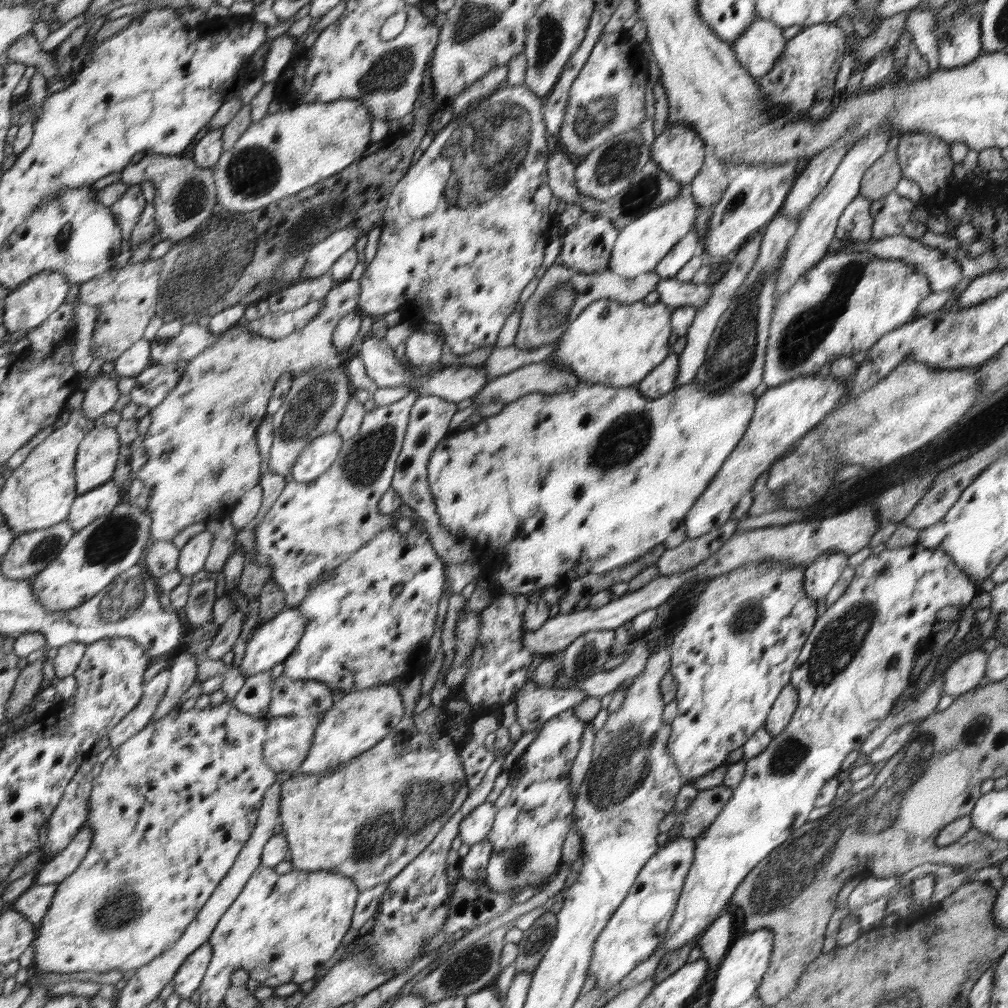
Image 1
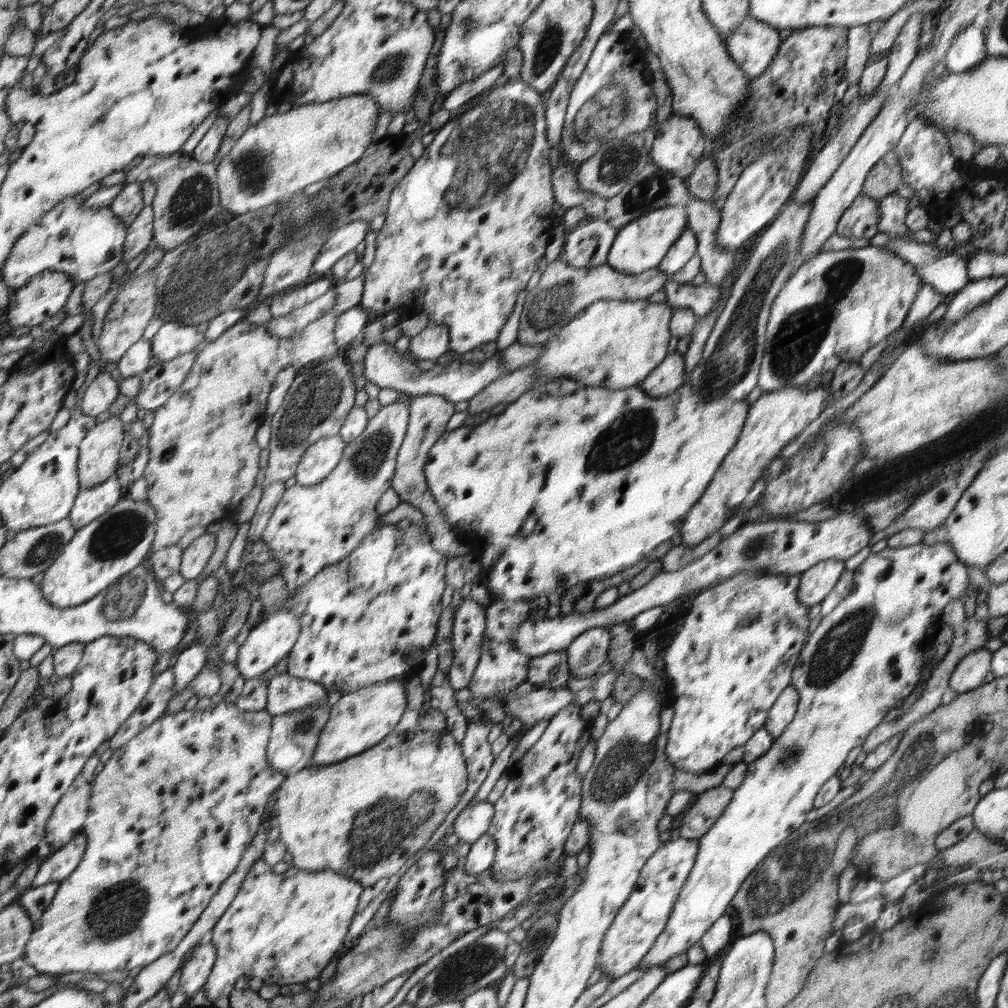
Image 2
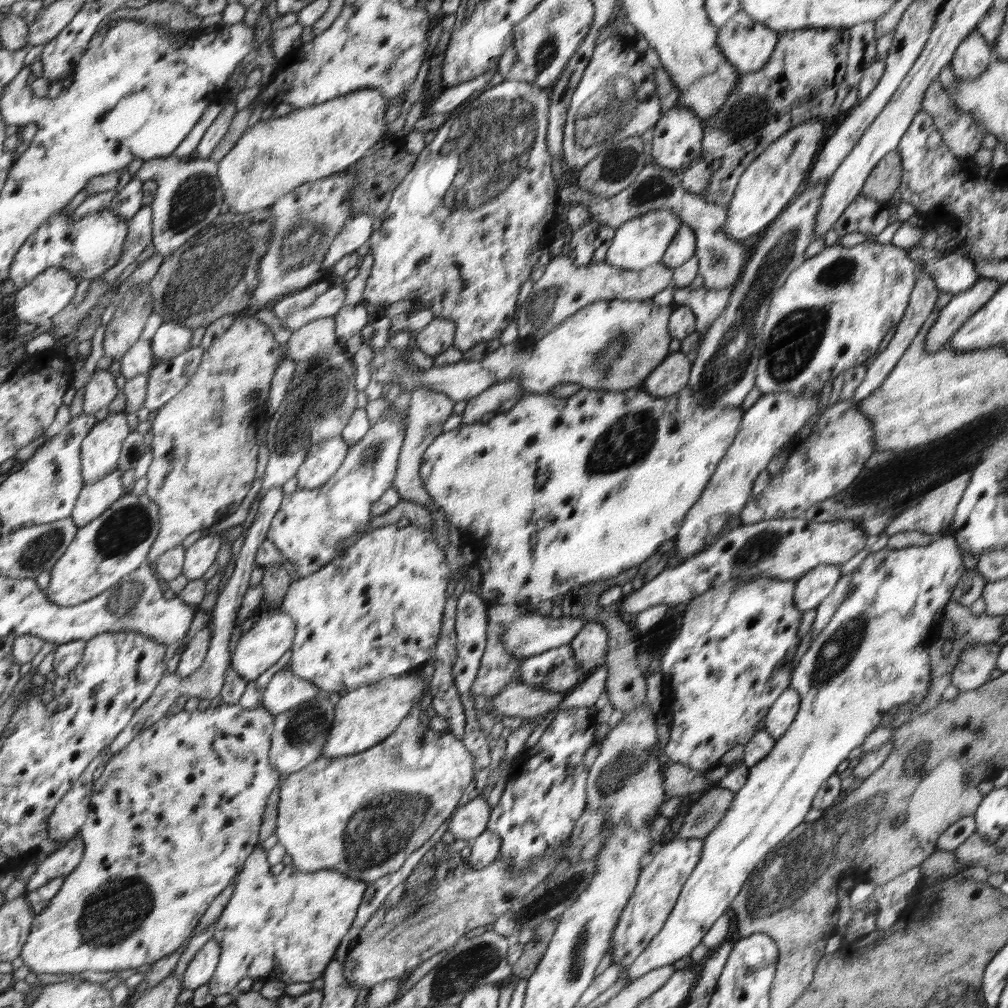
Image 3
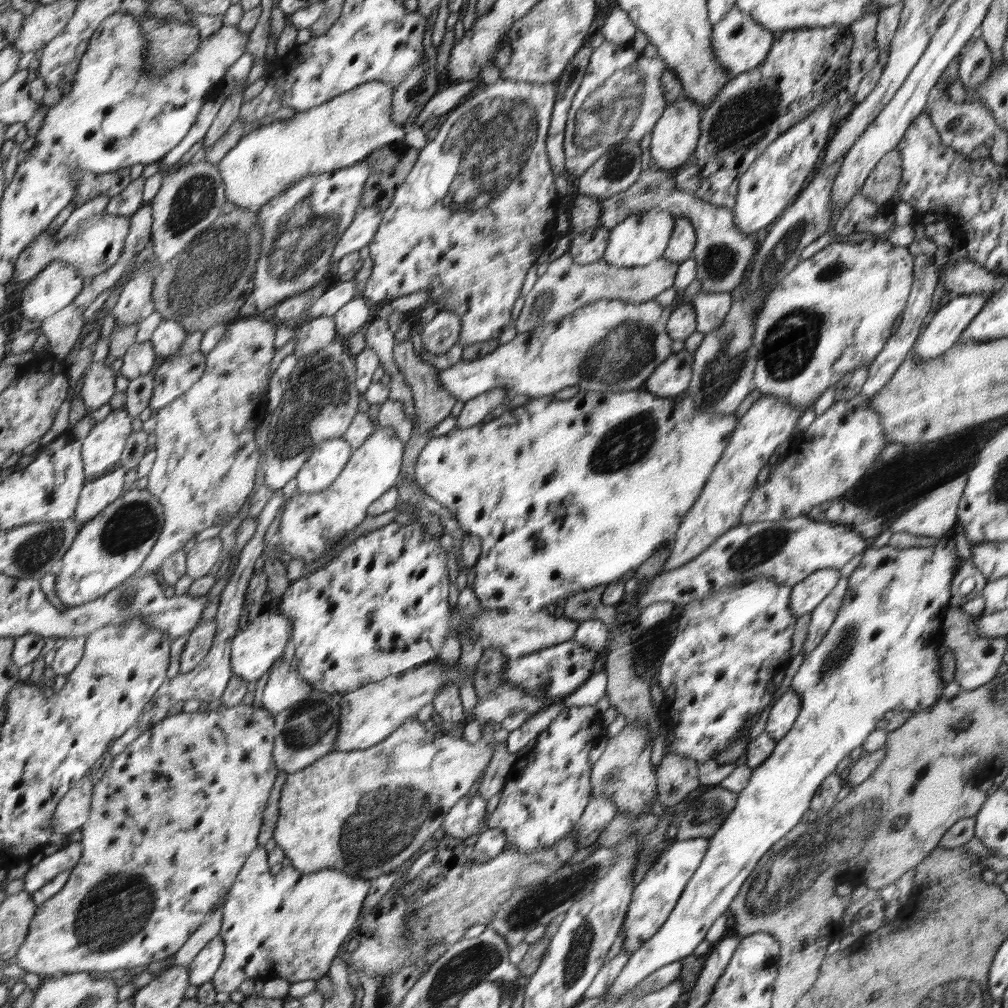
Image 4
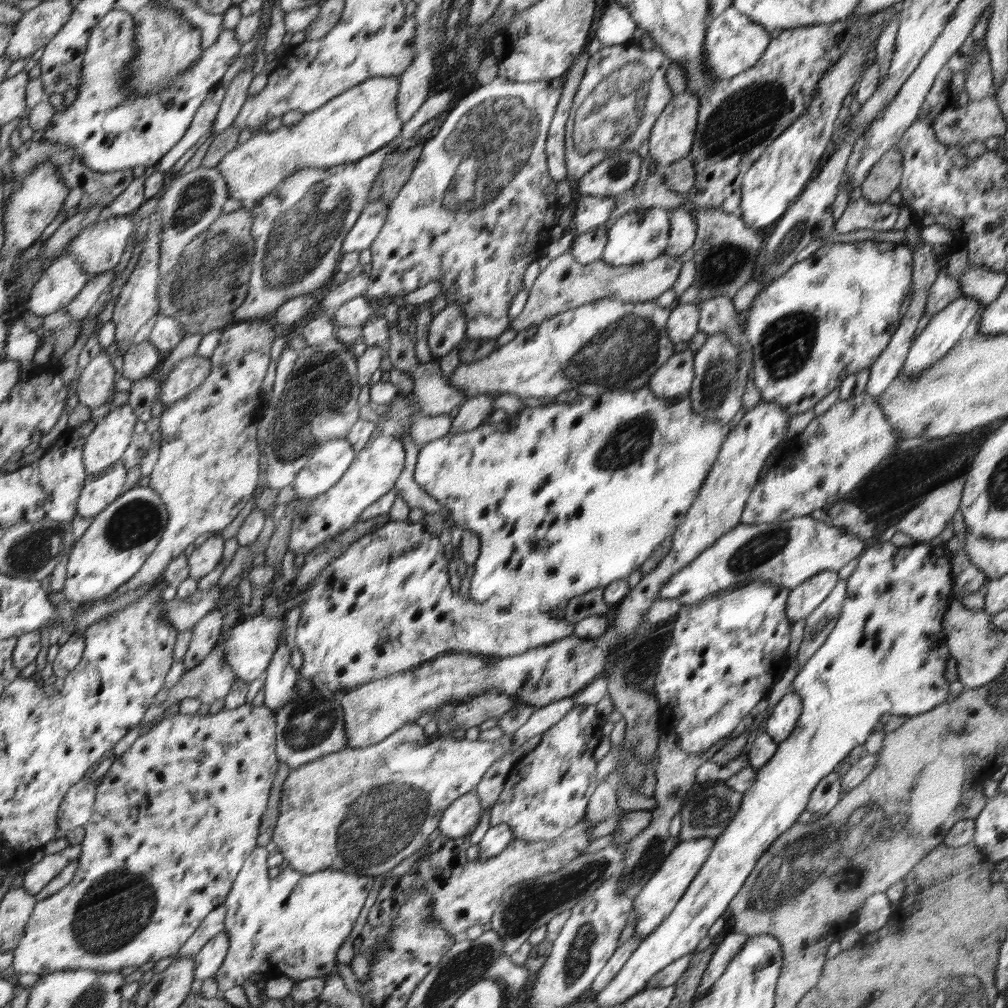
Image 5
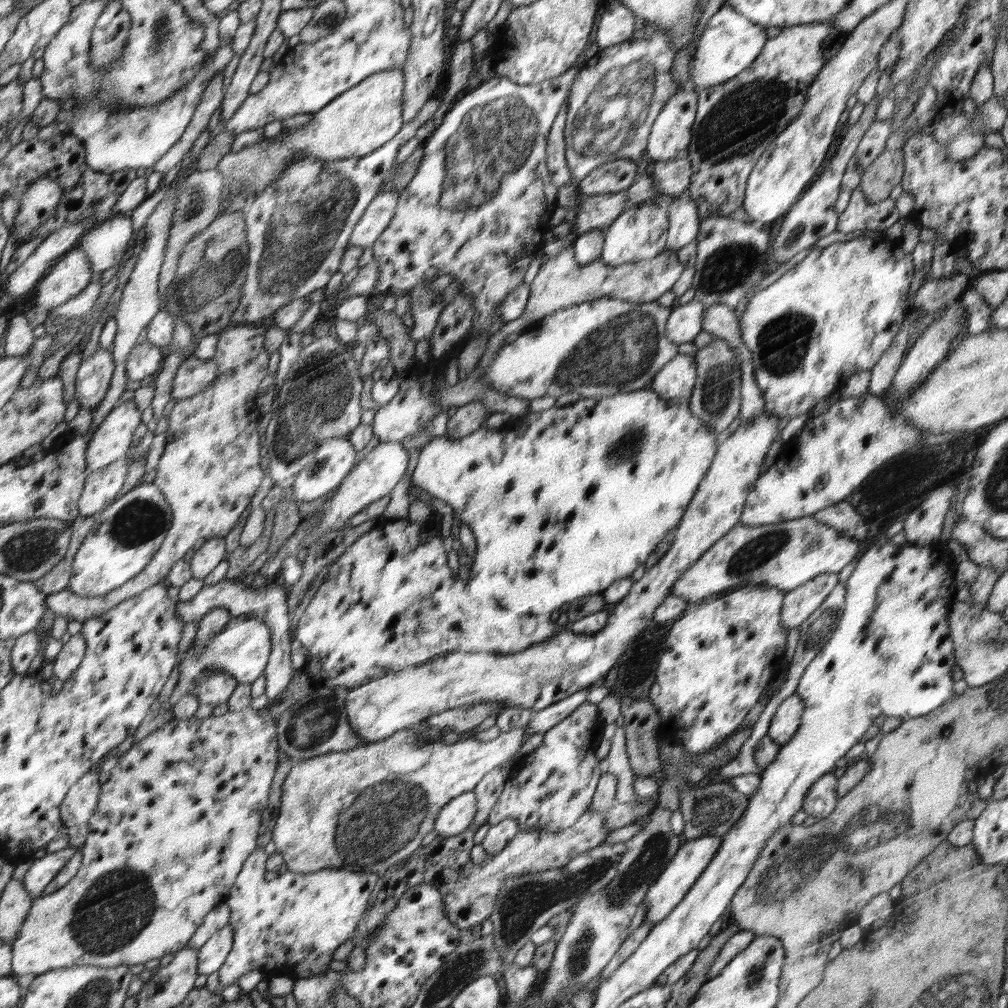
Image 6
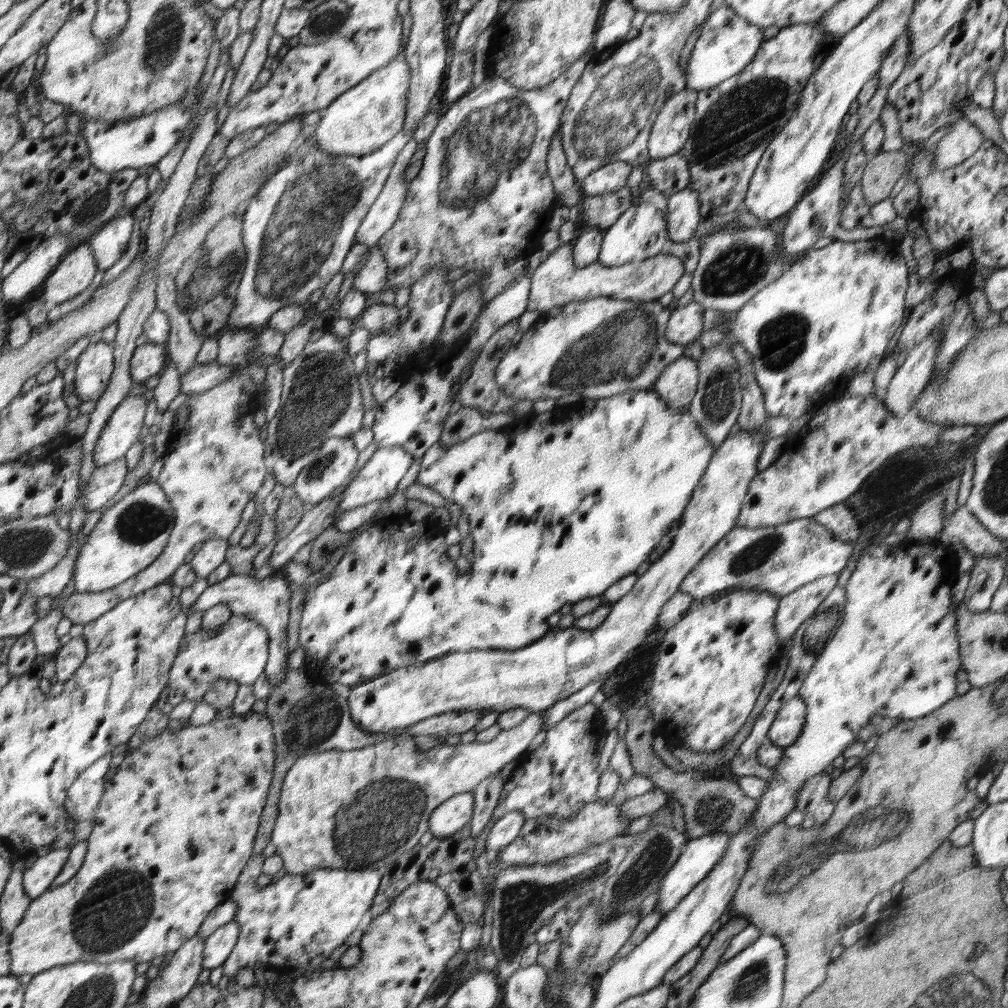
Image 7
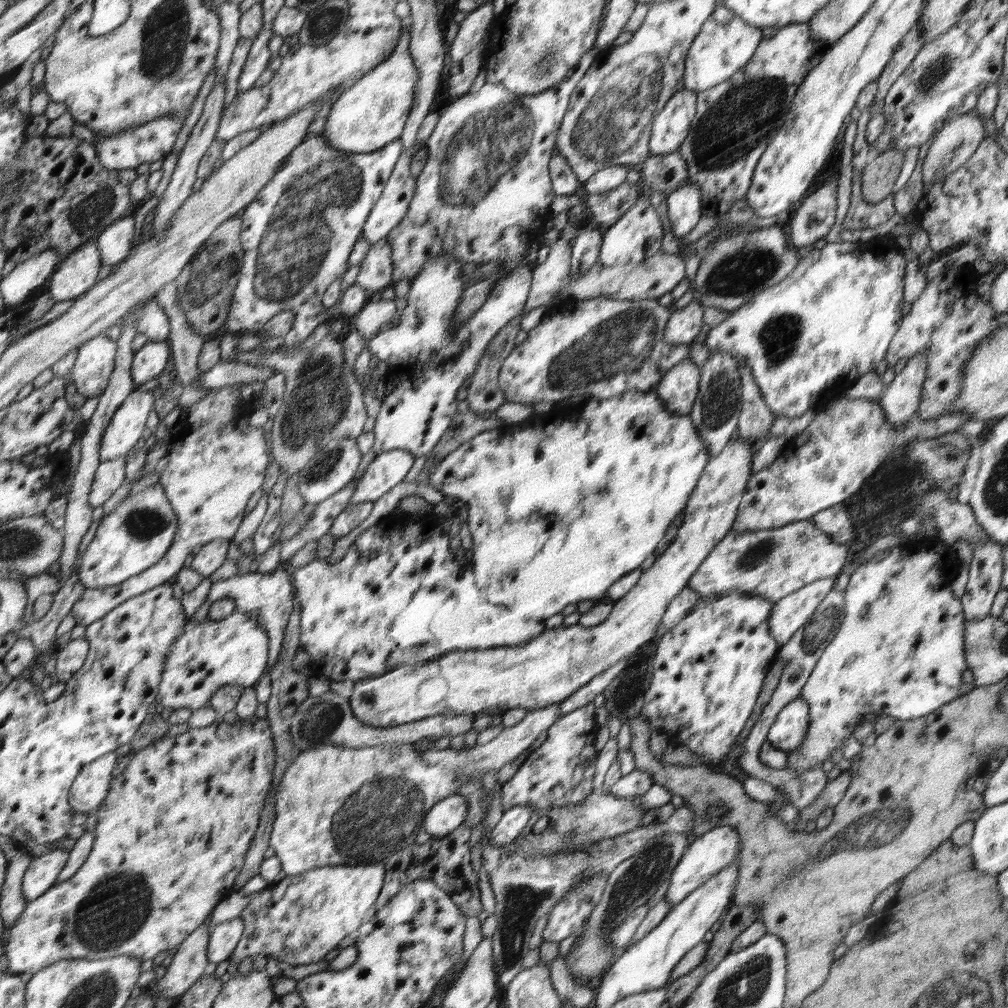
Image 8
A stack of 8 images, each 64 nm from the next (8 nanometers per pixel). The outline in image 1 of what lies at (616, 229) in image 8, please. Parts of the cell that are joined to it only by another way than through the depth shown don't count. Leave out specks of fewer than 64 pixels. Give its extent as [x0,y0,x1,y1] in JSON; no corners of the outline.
[609,191,696,277]

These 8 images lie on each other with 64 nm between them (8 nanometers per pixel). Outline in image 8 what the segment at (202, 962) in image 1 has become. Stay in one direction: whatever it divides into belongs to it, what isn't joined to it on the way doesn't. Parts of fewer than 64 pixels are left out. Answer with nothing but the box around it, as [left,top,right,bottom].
[210,917,244,964]

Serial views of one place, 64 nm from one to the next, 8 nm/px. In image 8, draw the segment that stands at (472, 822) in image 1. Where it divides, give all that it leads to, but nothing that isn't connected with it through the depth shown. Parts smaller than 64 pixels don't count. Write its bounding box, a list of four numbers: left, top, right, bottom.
[424,795,467,837]

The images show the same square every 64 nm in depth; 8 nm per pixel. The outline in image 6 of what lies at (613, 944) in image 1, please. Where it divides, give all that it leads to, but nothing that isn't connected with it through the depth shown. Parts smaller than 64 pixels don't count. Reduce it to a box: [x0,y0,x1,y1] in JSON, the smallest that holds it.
[642,835,722,926]

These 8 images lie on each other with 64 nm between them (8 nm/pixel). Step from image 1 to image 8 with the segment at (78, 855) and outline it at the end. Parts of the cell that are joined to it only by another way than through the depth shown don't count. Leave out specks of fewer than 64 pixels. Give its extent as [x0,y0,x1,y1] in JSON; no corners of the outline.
[23,849,71,900]

